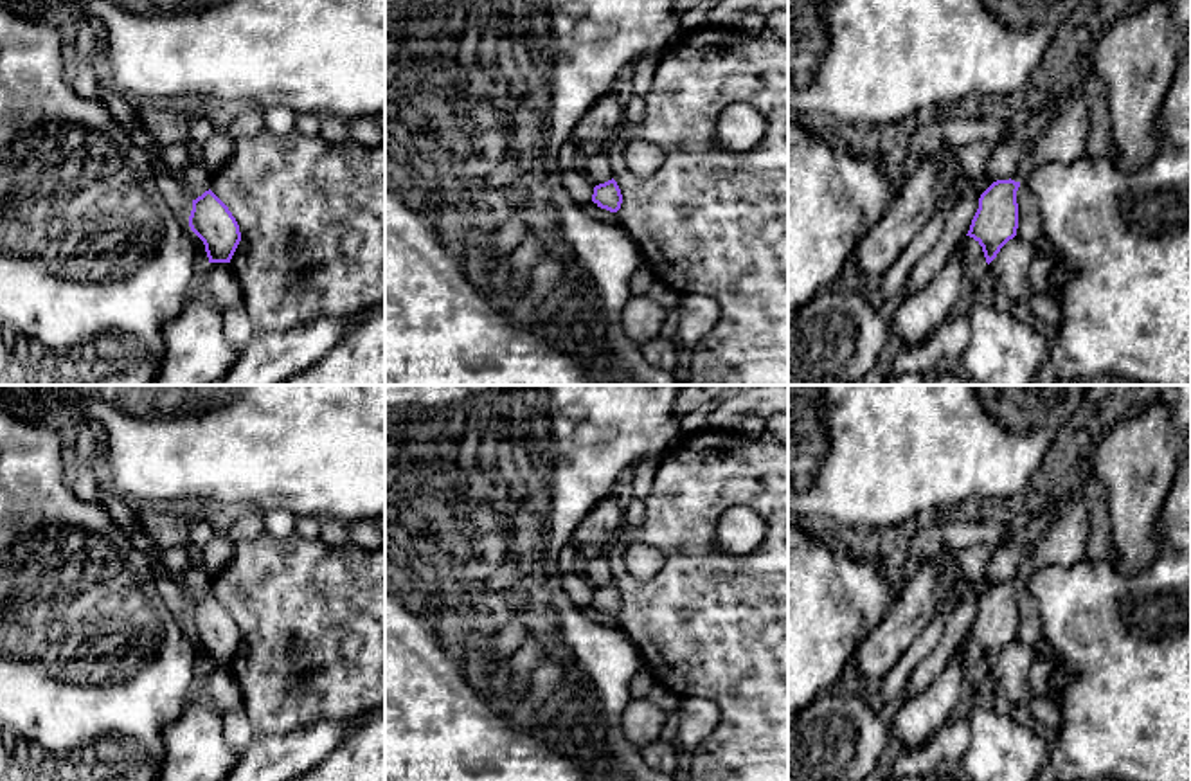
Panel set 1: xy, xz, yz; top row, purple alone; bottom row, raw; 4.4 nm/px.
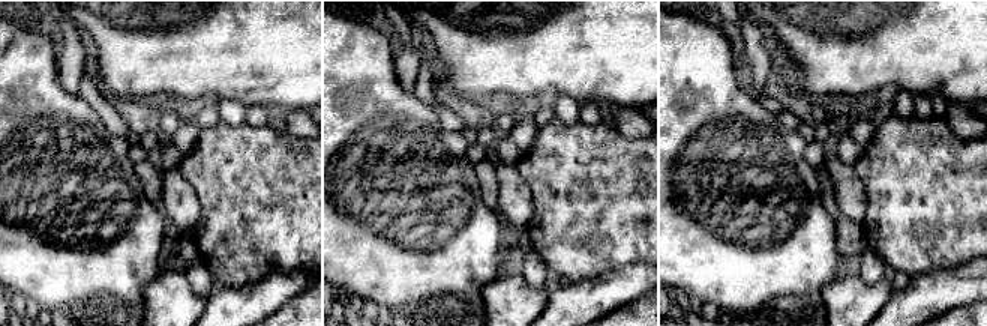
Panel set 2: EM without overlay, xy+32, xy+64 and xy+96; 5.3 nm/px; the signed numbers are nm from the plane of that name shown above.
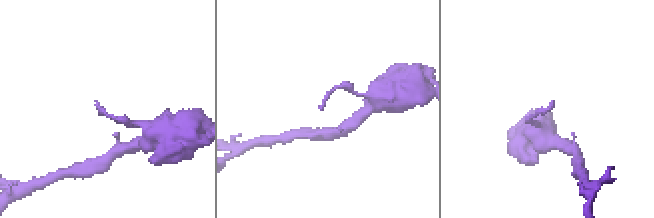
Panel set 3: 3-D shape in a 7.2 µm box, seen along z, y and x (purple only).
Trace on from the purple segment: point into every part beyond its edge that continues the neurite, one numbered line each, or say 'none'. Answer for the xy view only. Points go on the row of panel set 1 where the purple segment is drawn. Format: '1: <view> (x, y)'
none

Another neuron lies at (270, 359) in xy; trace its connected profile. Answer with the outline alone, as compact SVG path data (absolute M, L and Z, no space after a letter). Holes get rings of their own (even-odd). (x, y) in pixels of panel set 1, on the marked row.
M324 317L299 328L254 335L227 376L214 385L281 385L327 355L360 319Z

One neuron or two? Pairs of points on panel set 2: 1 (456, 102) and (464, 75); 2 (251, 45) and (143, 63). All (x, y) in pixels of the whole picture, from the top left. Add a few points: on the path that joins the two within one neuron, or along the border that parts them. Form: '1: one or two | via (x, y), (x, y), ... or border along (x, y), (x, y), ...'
1: two | border along (437, 80), (456, 95), (488, 101)
2: one | via (224, 45), (170, 45)

